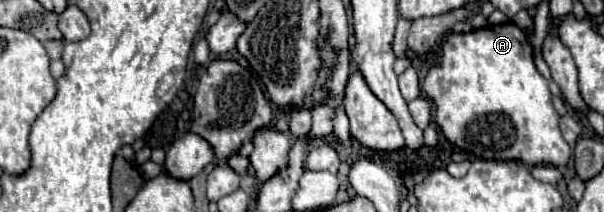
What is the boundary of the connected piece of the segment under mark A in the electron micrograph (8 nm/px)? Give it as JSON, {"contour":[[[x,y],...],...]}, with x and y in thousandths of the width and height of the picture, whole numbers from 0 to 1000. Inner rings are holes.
{"contour":[[[844,99],[831,108],[831,118],[808,118],[808,127],[798,127],[798,137],[785,137],[778,156],[745,156],[742,184],[735,193],[735,212],[732,212],[728,307],[715,316],[705,354],[705,373],[702,373],[702,429],[722,495],[722,580],[732,608],[732,627],[738,637],[738,656],[745,675],[758,684],[762,703],[768,703],[775,731],[791,731],[798,750],[851,750],[851,759],[864,759],[864,769],[874,769],[874,778],[917,778],[917,788],[937,788],[937,769],[947,731],[947,703],[934,665],[934,646],[927,627],[927,599],[924,599],[927,542],[921,533],[921,514],[914,495],[914,439],[907,420],[907,382],[891,344],[891,325],[884,307],[877,184],[858,118],[851,118]]]}

